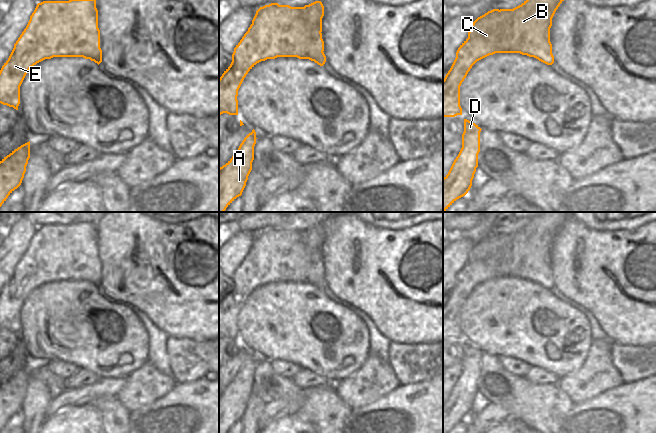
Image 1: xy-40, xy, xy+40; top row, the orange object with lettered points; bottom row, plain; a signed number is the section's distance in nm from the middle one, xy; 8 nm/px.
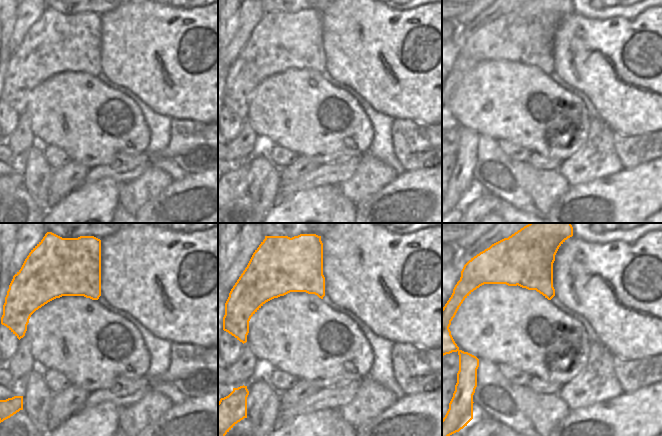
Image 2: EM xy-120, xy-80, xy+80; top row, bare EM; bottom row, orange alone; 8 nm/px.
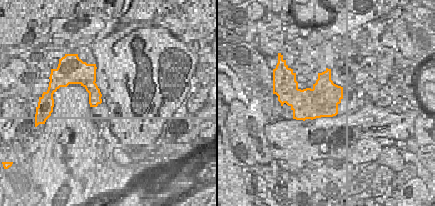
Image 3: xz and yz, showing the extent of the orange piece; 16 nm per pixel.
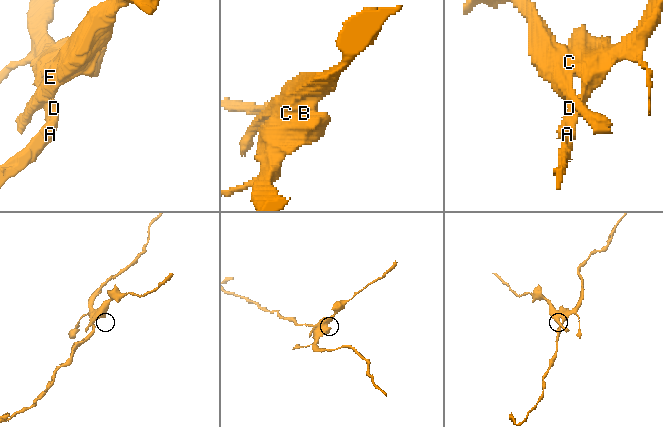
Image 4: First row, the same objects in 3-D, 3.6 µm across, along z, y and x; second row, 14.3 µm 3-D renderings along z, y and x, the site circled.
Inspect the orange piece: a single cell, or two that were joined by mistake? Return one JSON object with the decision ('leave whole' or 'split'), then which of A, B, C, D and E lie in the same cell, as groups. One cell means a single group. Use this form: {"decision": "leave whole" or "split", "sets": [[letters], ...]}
{"decision": "split", "sets": [["A", "B", "D"], ["C", "E"]]}

